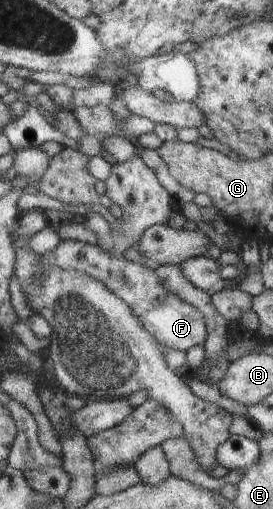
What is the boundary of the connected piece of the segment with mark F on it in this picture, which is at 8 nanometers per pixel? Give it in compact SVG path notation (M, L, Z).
M65 240L40 259L45 268L62 268L85 272L102 281L133 308L143 325L171 350L187 352L197 345L206 345L209 328L205 314L165 287L164 279L155 270L124 258L114 258L107 250L79 240Z

